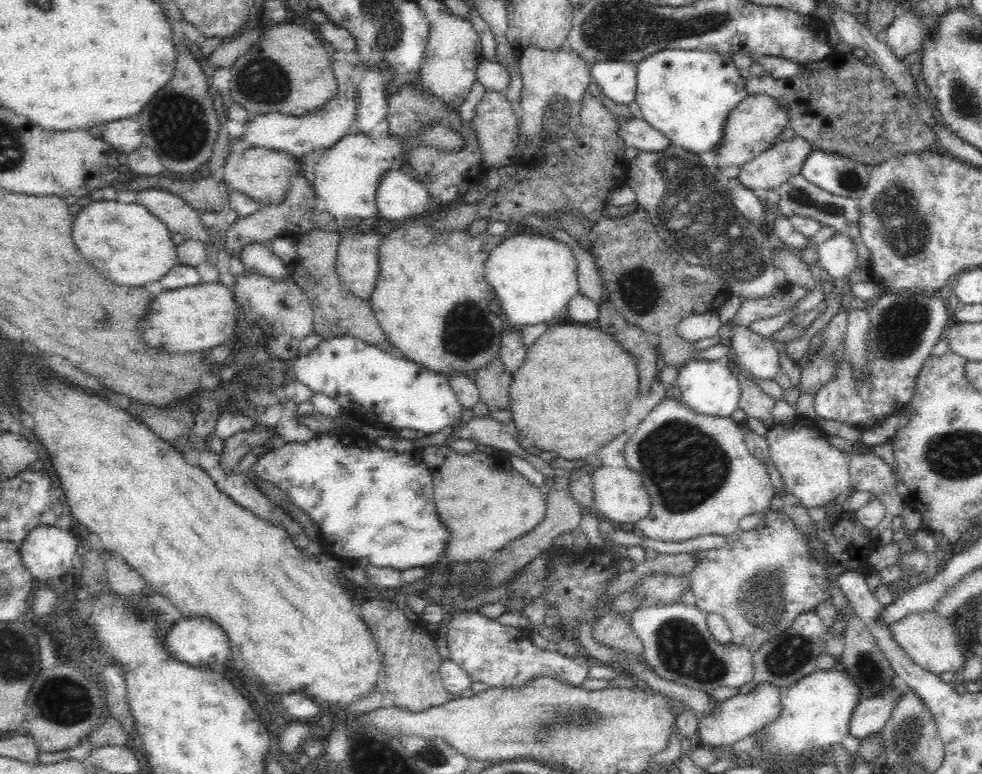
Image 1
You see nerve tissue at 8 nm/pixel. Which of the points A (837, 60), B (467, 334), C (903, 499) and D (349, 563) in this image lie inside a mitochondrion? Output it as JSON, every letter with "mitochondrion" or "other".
{"A":"other","B":"mitochondrion","C":"other","D":"other"}

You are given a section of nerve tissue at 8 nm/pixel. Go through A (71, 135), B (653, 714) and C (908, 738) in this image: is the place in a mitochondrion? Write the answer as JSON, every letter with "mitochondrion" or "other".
{"A":"other","B":"other","C":"mitochondrion"}

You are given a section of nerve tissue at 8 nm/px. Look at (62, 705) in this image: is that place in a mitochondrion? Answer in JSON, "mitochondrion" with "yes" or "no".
{"mitochondrion":"yes"}

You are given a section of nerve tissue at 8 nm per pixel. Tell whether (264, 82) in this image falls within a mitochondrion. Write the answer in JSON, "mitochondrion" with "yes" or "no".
{"mitochondrion":"yes"}

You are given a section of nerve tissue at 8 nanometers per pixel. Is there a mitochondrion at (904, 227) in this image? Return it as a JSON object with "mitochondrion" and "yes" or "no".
{"mitochondrion":"yes"}

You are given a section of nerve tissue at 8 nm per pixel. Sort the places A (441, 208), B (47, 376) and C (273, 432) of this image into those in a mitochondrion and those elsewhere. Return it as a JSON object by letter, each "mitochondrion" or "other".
{"A":"other","B":"other","C":"other"}

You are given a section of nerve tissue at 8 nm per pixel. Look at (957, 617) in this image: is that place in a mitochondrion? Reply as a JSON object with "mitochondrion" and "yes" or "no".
{"mitochondrion":"no"}

